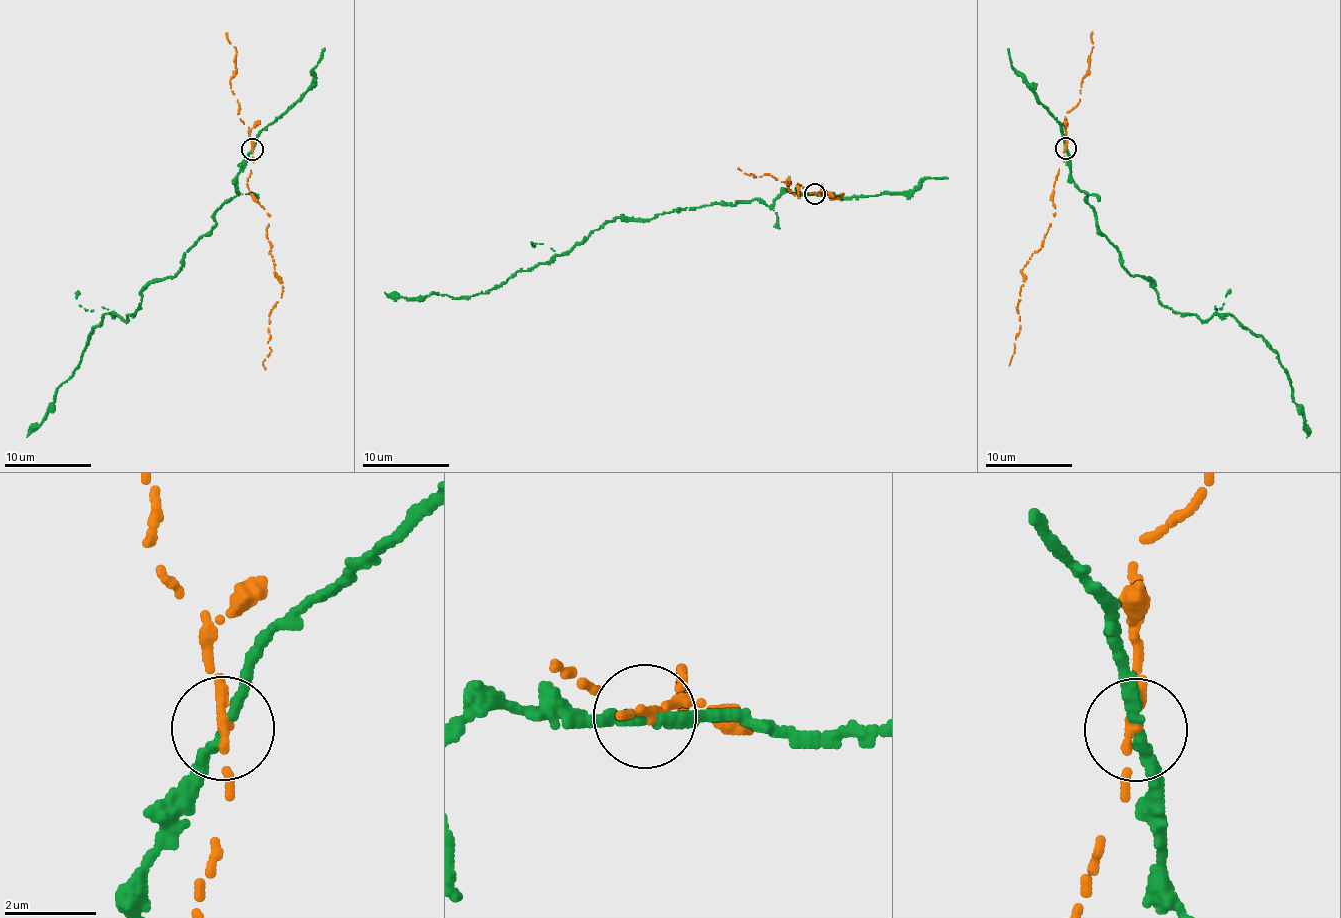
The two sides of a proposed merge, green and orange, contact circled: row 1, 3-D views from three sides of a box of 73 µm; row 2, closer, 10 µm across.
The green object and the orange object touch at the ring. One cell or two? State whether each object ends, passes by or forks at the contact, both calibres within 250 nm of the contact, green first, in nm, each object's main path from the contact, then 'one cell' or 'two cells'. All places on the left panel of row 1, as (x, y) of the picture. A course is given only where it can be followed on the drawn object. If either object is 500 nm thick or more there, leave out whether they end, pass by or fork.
green passes by; orange passes by; calibres 260 and 200 nm; course green (253, 149), (215, 225), (173, 277), (152, 280), (126, 321), (106, 313), (27, 437); course orange (253, 149), (246, 185), (270, 216), (266, 236), (283, 286), (269, 319), (265, 369); two cells

